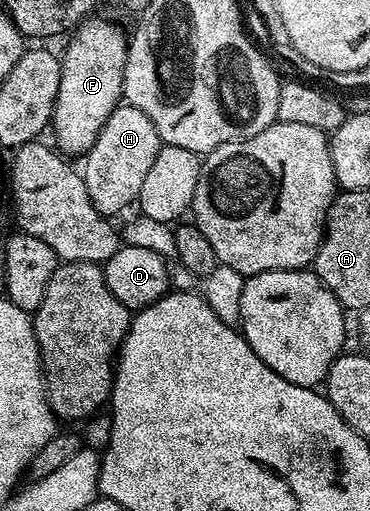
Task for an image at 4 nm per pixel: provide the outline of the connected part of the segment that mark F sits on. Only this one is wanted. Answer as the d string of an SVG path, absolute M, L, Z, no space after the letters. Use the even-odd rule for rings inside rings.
M90 16L72 30L69 46L60 54L61 78L53 108L51 134L57 140L56 148L65 155L88 153L97 132L103 123L107 123L111 111L123 97L125 60L129 50L127 33L96 17Z

